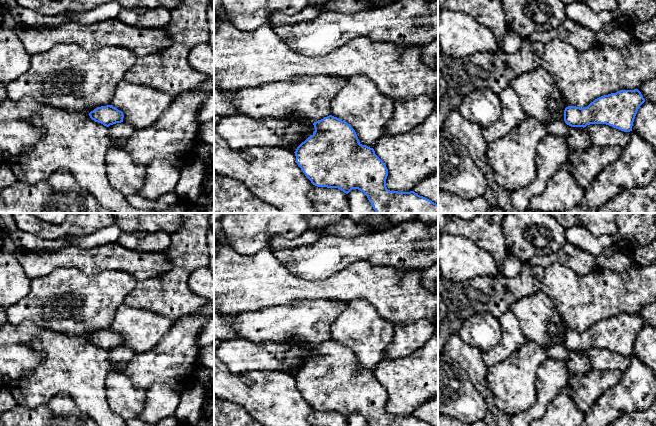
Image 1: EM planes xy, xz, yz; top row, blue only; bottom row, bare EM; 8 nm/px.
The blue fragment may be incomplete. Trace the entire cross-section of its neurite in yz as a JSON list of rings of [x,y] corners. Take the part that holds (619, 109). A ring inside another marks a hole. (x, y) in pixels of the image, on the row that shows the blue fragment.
[[[638,89],[620,90],[595,99],[587,107],[566,107],[564,121],[571,127],[606,124],[630,132],[637,111],[644,102],[645,99]]]

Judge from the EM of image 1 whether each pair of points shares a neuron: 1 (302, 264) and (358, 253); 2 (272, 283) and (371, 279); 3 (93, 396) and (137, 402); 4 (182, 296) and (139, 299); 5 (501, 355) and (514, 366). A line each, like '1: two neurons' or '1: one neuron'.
1: one neuron
2: one neuron
3: two neurons
4: one neuron
5: two neurons

